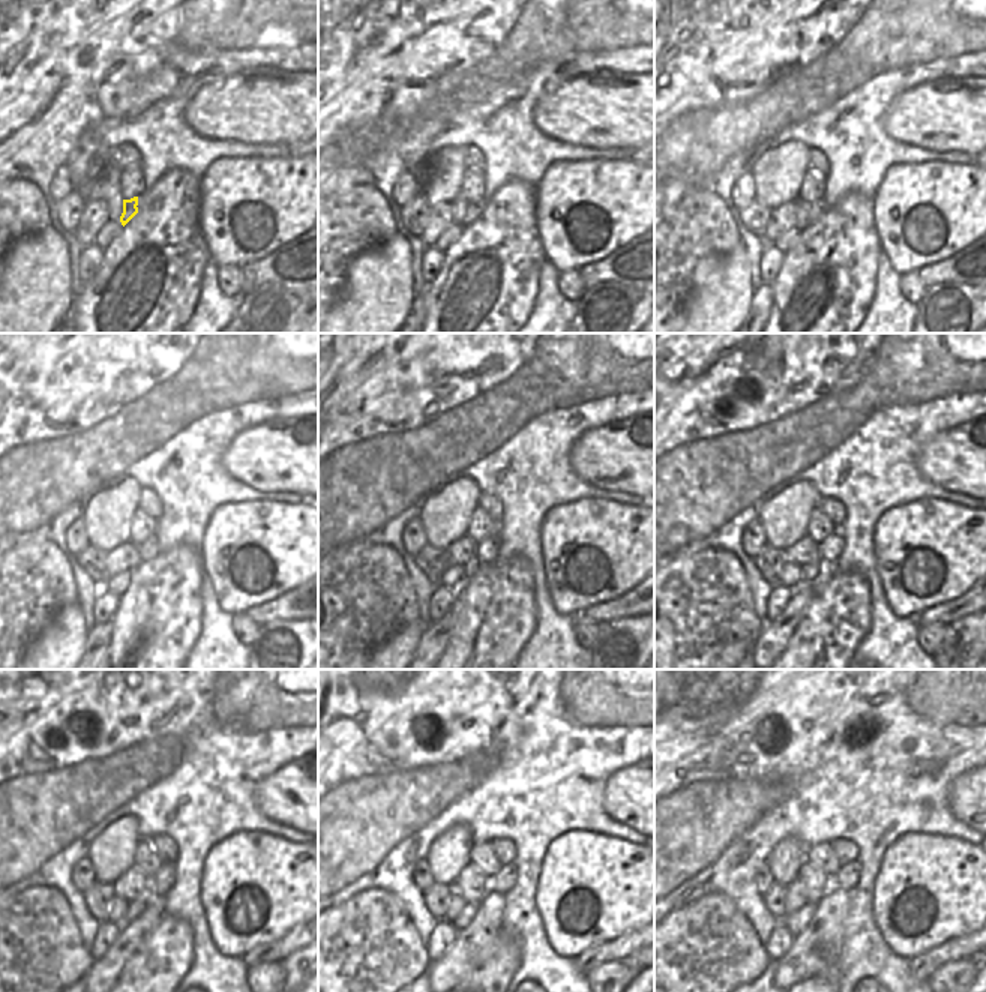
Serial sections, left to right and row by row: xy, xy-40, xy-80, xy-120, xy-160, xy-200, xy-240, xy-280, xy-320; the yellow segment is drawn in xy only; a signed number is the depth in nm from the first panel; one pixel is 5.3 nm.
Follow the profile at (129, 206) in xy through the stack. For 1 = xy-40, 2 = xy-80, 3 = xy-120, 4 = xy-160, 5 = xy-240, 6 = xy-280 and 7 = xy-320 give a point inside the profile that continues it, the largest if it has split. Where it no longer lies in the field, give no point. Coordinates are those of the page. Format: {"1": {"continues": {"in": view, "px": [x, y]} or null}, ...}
{"1": {"continues": {"in": "xy-40", "px": [474, 207]}}, "2": {"continues": {"in": "xy-80", "px": [818, 207]}}, "3": {"continues": {"in": "xy-120", "px": [149, 548]}}, "4": {"continues": {"in": "xy-160", "px": [488, 548]}}, "5": {"continues": {"in": "xy-240", "px": [162, 881]}}, "6": {"continues": {"in": "xy-280", "px": [503, 880]}}, "7": {"continues": {"in": "xy-320", "px": [847, 877]}}}

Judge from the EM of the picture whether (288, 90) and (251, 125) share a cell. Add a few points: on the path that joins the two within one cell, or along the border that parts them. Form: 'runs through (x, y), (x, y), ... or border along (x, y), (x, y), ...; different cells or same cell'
runs through (279, 99), (260, 116); same cell

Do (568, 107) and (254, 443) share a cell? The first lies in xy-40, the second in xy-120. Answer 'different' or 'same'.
same

